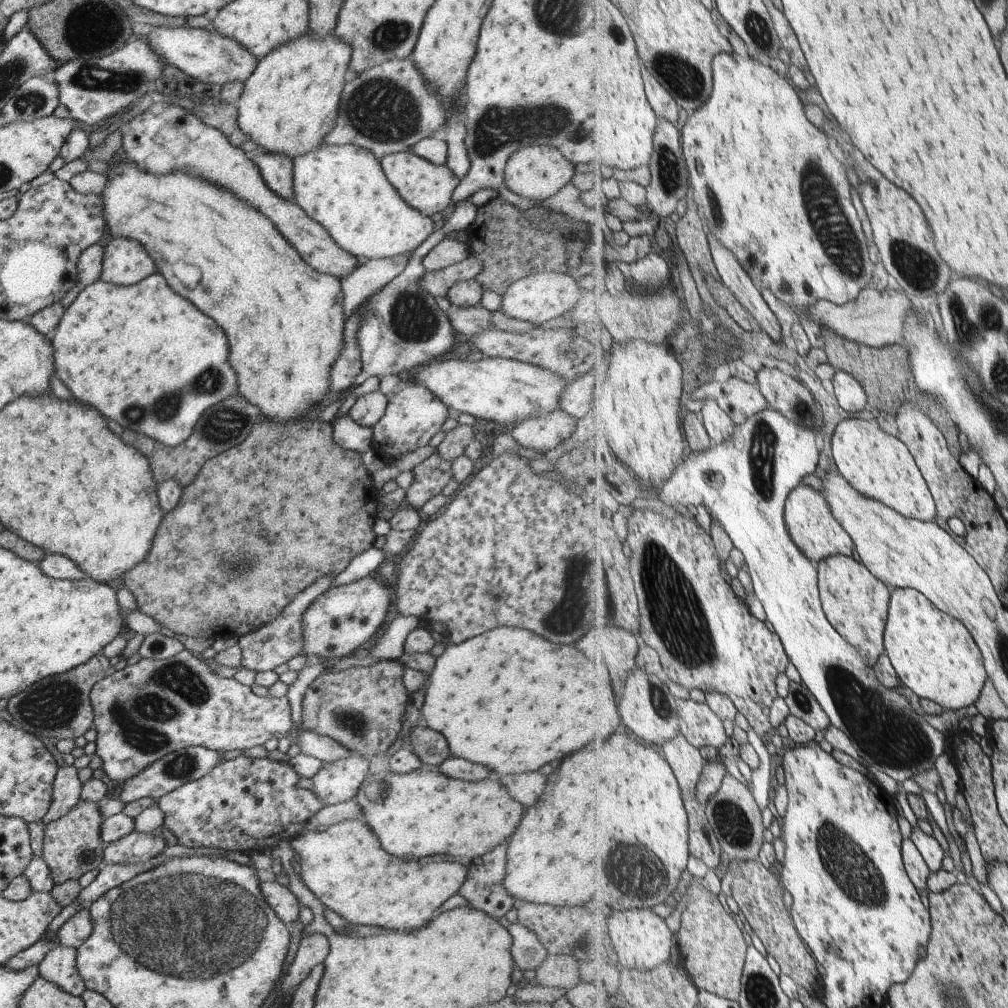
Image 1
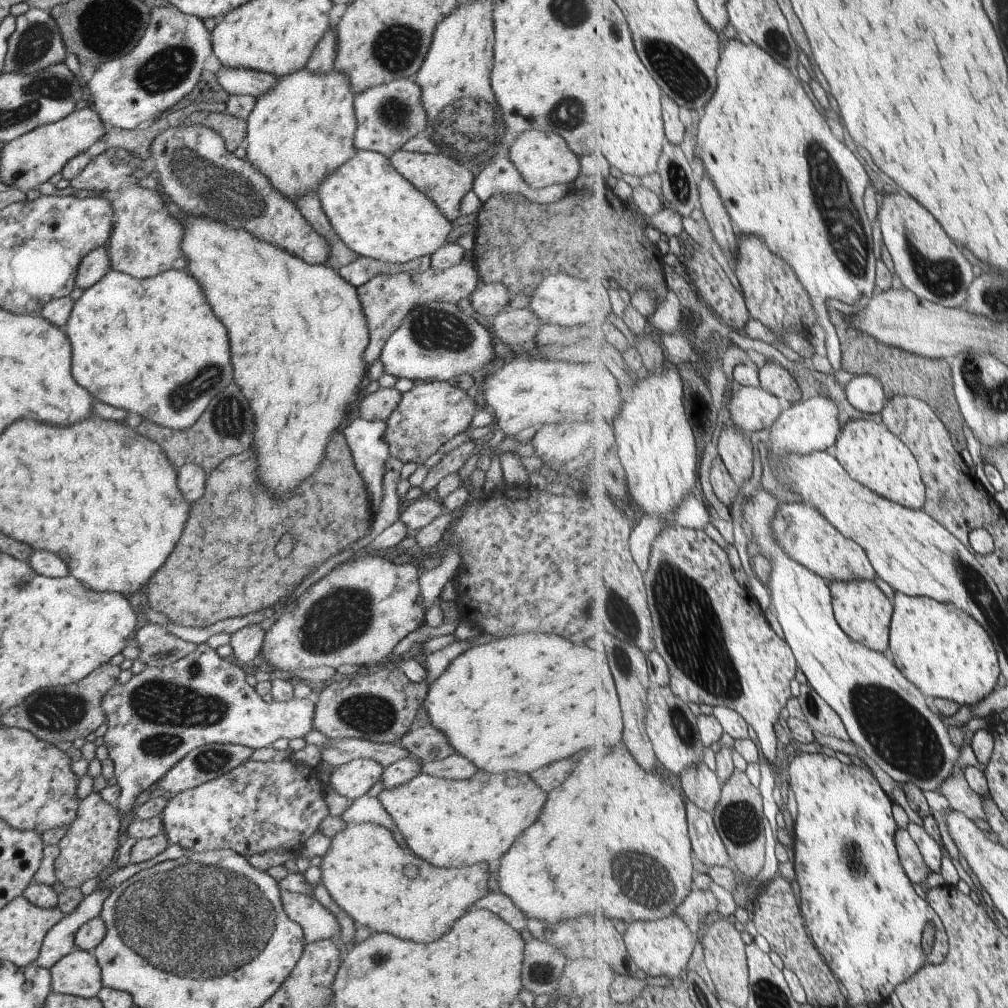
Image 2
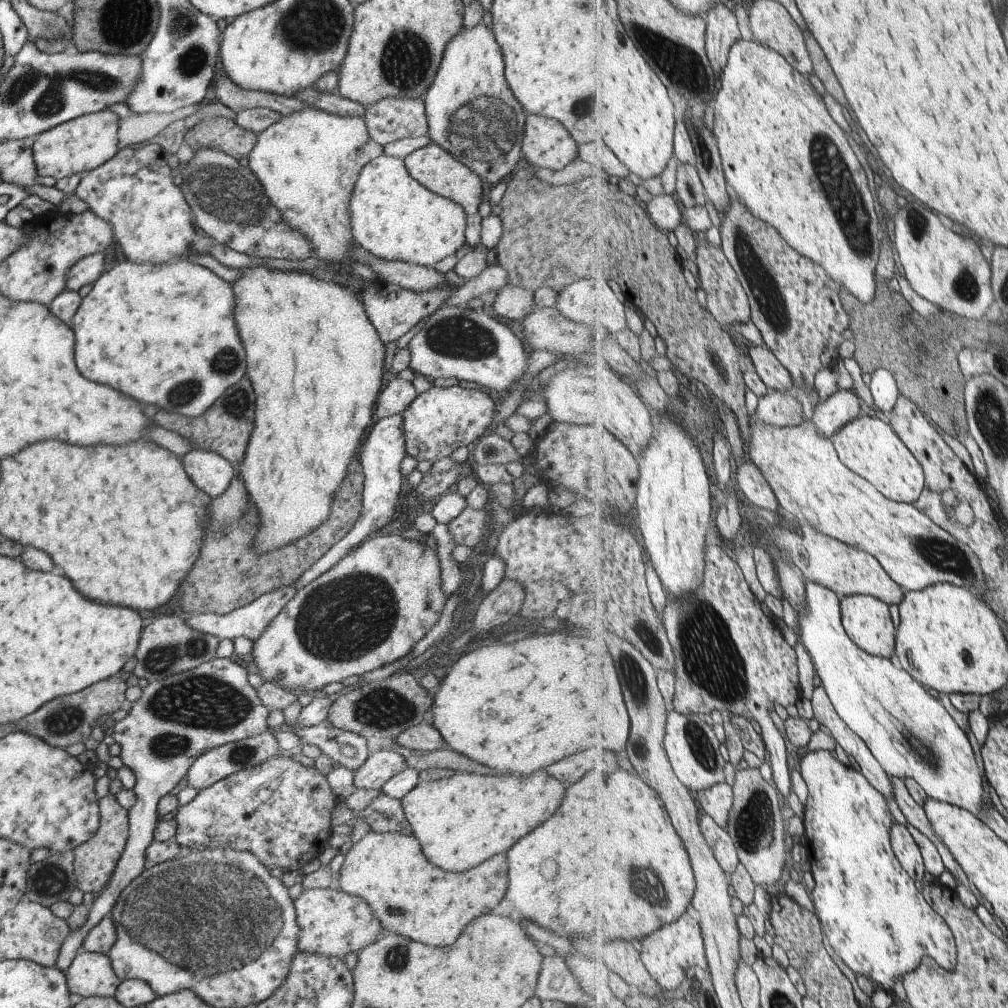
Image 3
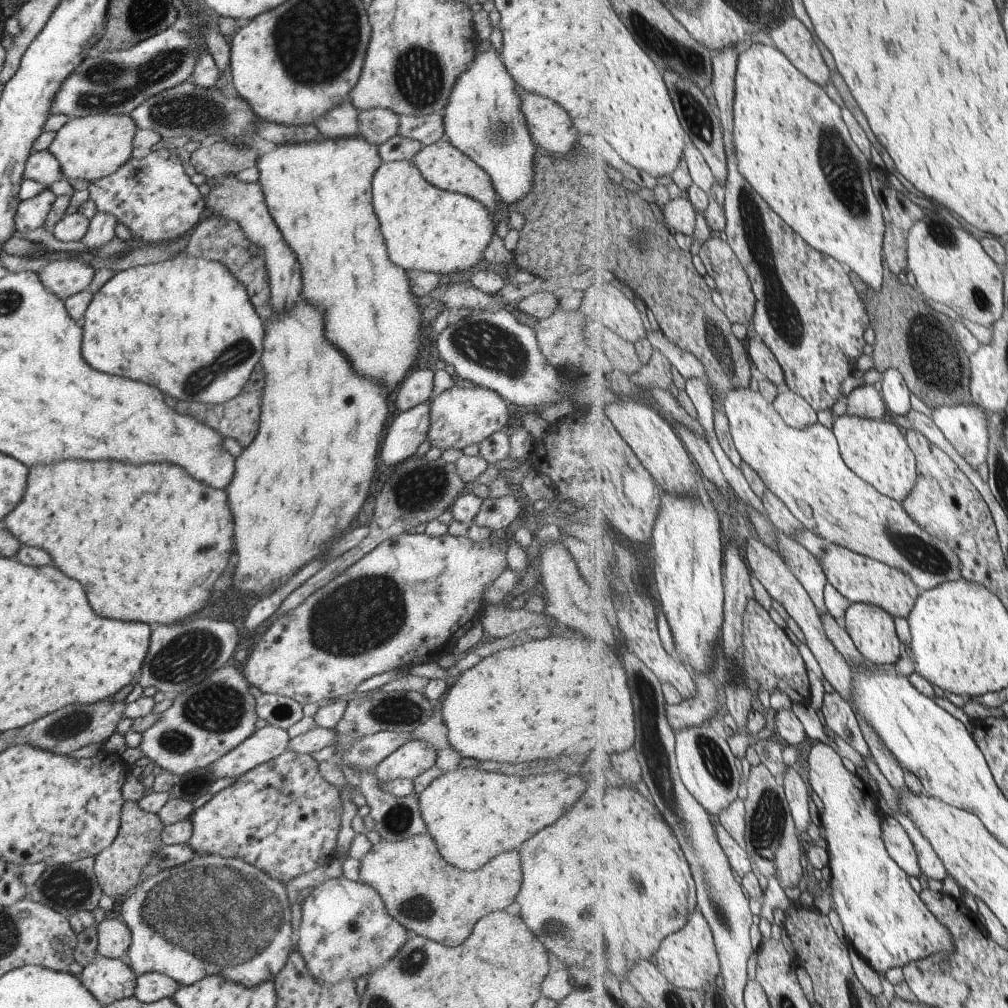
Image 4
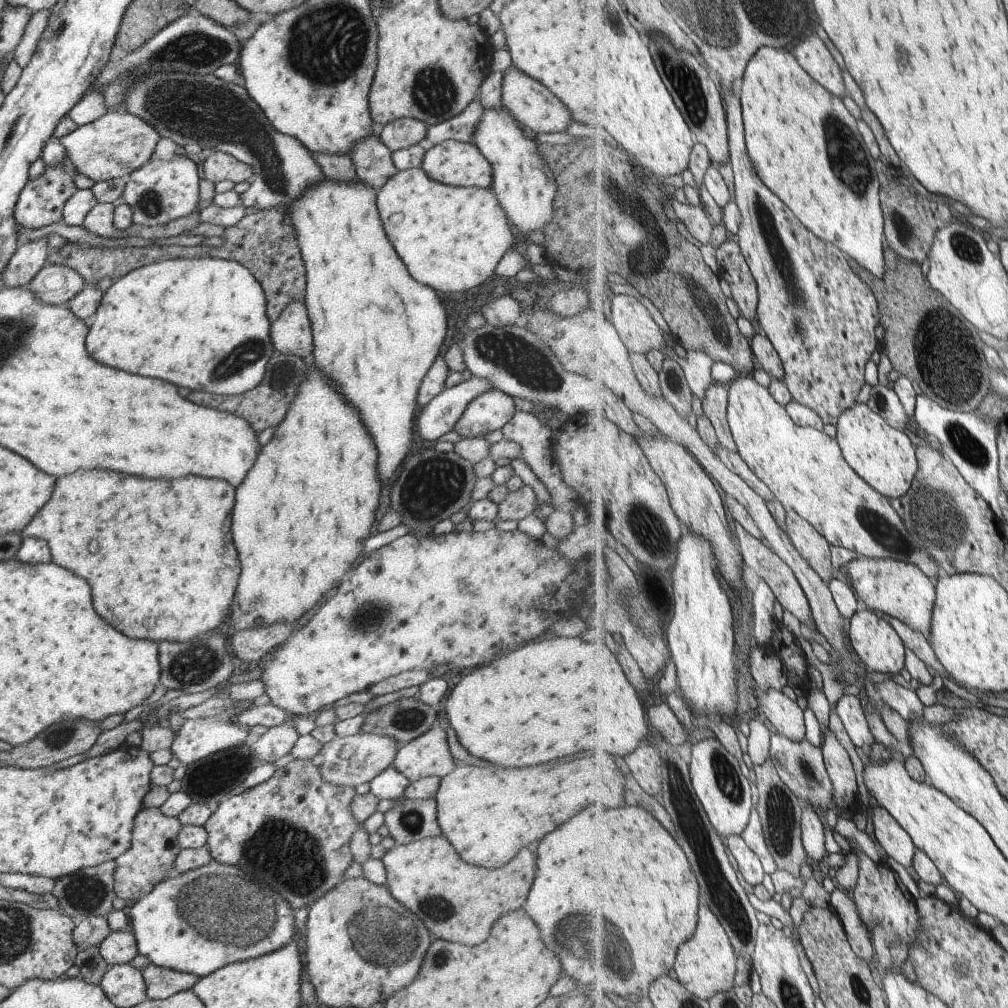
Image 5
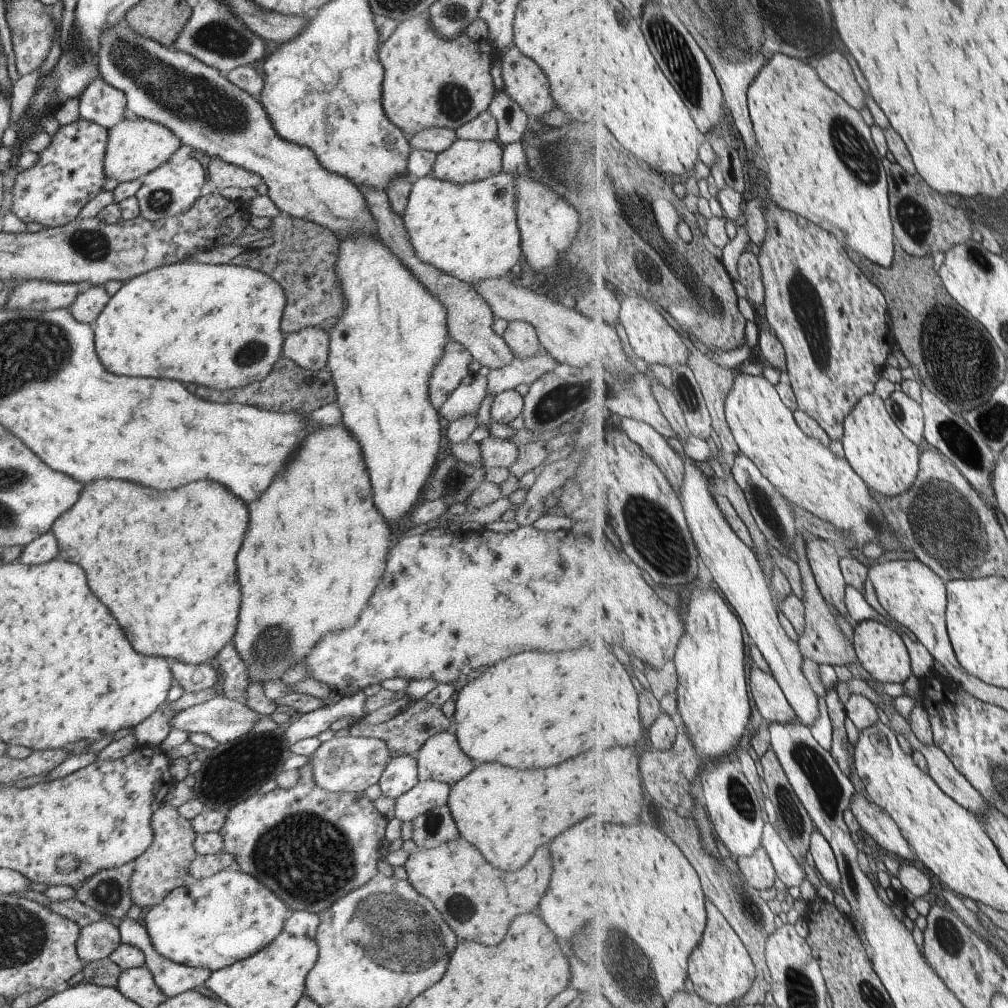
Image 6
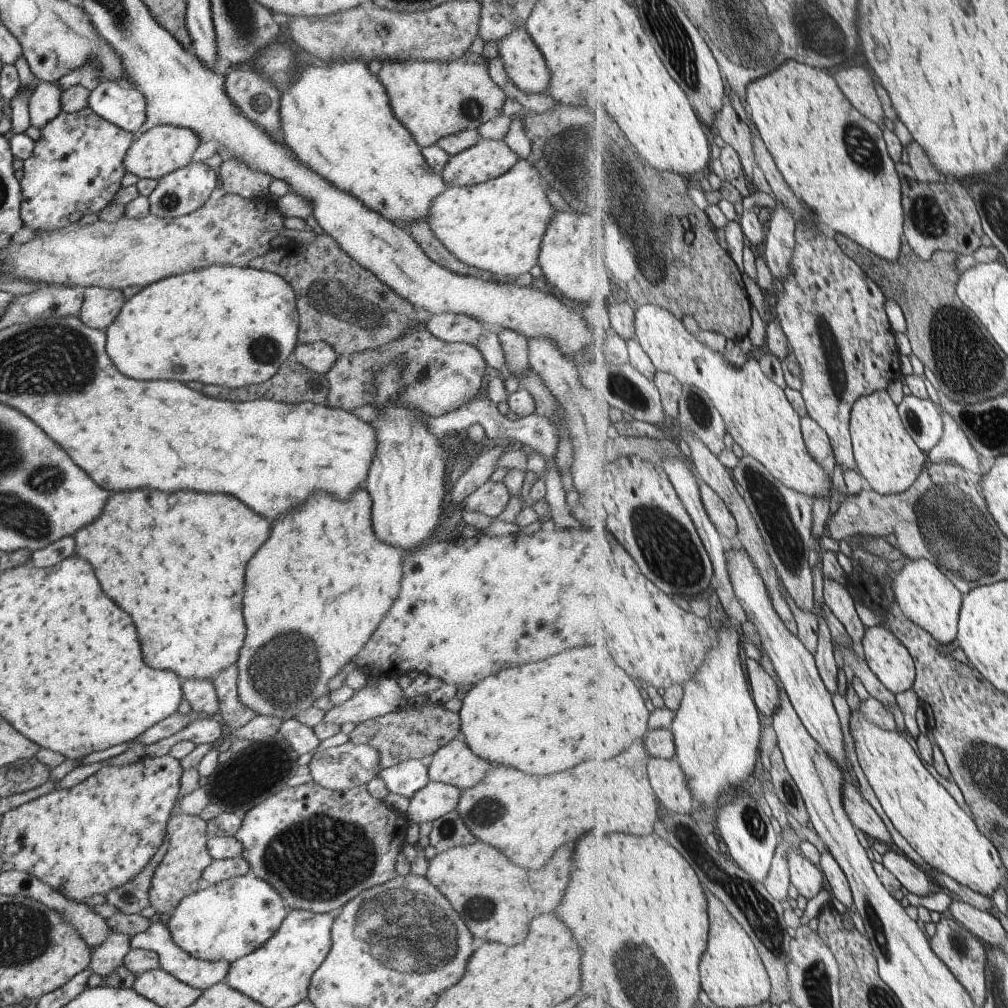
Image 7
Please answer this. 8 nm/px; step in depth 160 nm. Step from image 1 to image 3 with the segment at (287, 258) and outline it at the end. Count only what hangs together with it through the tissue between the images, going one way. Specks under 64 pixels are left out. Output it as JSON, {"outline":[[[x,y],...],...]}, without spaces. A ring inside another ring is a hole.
{"outline":[[[249,268],[249,270],[245,270],[245,274],[243,274],[243,278],[239,280],[239,282],[235,282],[233,284],[233,292],[235,292],[235,300],[237,300],[237,306],[235,306],[235,312],[233,312],[233,318],[235,318],[235,326],[237,326],[237,330],[239,330],[239,338],[241,338],[241,342],[243,342],[243,348],[245,348],[245,356],[247,356],[247,360],[245,360],[245,374],[247,374],[247,378],[251,380],[251,386],[253,386],[253,392],[255,392],[255,422],[253,422],[253,432],[251,432],[251,436],[249,436],[249,444],[247,444],[244,457],[240,460],[239,464],[237,464],[235,470],[236,475],[240,477],[241,482],[243,483],[247,498],[249,500],[253,500],[251,504],[255,504],[255,508],[257,508],[257,518],[259,518],[259,530],[255,532],[252,536],[252,543],[250,544],[250,552],[255,552],[255,554],[263,554],[263,552],[271,552],[271,550],[277,550],[277,548],[283,548],[283,546],[287,546],[287,544],[293,544],[295,540],[299,540],[299,538],[303,538],[305,534],[309,534],[311,530],[315,530],[325,518],[327,518],[327,514],[329,514],[329,506],[331,506],[331,498],[333,498],[333,490],[337,490],[339,486],[337,484],[341,484],[343,482],[343,478],[345,478],[345,474],[347,474],[347,464],[353,460],[353,456],[355,456],[355,450],[359,448],[359,444],[361,444],[361,440],[363,440],[363,436],[365,436],[365,428],[369,426],[369,424],[373,424],[374,421],[371,420],[371,416],[374,414],[374,407],[376,406],[376,401],[378,400],[378,394],[380,393],[379,388],[381,388],[381,377],[383,374],[383,358],[385,358],[385,353],[383,350],[383,342],[381,342],[377,331],[372,327],[372,324],[369,322],[367,315],[365,314],[365,309],[362,305],[361,292],[365,286],[365,281],[363,281],[363,286],[361,286],[361,290],[343,290],[343,288],[339,288],[337,284],[333,284],[333,282],[321,282],[321,280],[315,280],[315,278],[311,278],[311,276],[307,276],[307,274],[293,274],[293,272],[271,272],[271,270],[265,270],[265,268]]]}

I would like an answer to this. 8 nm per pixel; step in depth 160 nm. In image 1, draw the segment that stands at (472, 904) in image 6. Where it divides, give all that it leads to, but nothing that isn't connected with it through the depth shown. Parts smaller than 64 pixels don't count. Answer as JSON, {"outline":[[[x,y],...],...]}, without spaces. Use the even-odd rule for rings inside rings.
{"outline":[[[343,821],[323,832],[304,829],[290,841],[299,855],[300,880],[329,908],[347,923],[381,926],[387,930],[411,932],[433,919],[433,912],[453,894],[466,879],[468,862],[437,858],[435,862],[415,862],[395,858],[379,848],[377,836],[369,832],[366,822]]]}

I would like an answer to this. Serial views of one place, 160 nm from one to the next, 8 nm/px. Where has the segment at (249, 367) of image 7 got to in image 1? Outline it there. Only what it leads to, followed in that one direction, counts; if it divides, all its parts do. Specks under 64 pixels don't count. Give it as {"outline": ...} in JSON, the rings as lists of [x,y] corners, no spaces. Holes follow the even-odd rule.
{"outline":[[[151,274],[133,286],[115,286],[101,280],[85,285],[64,309],[51,344],[55,374],[77,400],[97,408],[123,428],[143,432],[168,447],[191,434],[205,408],[235,392],[235,372],[227,362],[225,334],[189,300],[171,292],[161,274]]]}

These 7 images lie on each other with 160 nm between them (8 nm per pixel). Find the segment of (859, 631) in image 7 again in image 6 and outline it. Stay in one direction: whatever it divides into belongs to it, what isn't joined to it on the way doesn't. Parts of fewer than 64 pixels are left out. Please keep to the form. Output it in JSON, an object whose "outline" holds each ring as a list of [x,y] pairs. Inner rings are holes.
{"outline":[[[815,538],[807,543],[807,548],[810,565],[823,598],[831,608],[853,620],[846,605],[846,580],[833,543]]]}

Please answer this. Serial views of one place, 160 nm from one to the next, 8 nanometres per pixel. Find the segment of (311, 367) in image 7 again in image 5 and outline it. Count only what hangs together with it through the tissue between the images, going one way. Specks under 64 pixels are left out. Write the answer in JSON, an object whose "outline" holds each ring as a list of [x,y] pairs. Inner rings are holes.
{"outline":[[[299,301],[290,302],[280,315],[270,322],[269,336],[273,350],[281,354],[295,354],[299,358],[311,358],[310,320],[306,308]]]}

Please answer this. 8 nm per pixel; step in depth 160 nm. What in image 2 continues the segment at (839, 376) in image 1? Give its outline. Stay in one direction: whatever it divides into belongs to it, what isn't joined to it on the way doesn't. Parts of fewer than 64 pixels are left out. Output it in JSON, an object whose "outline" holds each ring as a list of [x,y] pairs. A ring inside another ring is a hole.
{"outline":[[[856,375],[844,389],[851,406],[862,412],[881,413],[888,400],[877,376]]]}

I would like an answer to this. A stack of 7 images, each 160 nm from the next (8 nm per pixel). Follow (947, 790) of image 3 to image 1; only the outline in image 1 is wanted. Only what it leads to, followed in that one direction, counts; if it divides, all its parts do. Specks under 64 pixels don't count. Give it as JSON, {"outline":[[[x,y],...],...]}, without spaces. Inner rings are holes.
{"outline":[[[773,408],[761,411],[752,417],[749,417],[749,420],[746,420],[740,425],[736,424],[736,432],[730,437],[728,441],[722,443],[721,445],[713,443],[713,446],[709,450],[705,450],[702,453],[693,453],[689,452],[687,459],[679,468],[675,468],[675,472],[671,474],[669,480],[665,480],[661,485],[659,492],[659,500],[670,507],[674,507],[673,504],[669,504],[673,498],[677,498],[679,492],[687,492],[691,494],[693,498],[692,506],[697,506],[699,504],[704,505],[712,518],[715,518],[723,527],[725,533],[732,542],[733,547],[744,552],[746,561],[747,561],[747,574],[750,577],[752,583],[752,592],[756,595],[760,601],[762,608],[764,610],[766,620],[768,620],[774,632],[781,638],[781,644],[787,652],[787,658],[789,662],[796,668],[800,681],[805,685],[806,688],[809,688],[809,692],[814,694],[819,701],[819,704],[823,706],[825,712],[829,715],[833,726],[841,730],[849,739],[851,744],[856,750],[859,748],[865,748],[863,752],[859,750],[858,754],[861,754],[869,764],[881,764],[877,766],[881,772],[889,775],[897,783],[905,782],[905,780],[914,779],[916,776],[922,775],[924,772],[929,772],[935,768],[935,760],[941,758],[947,750],[945,746],[945,734],[939,732],[935,726],[931,726],[929,722],[921,719],[921,716],[915,712],[915,707],[911,704],[911,701],[904,695],[901,694],[895,687],[889,688],[885,684],[881,684],[875,676],[875,668],[848,640],[845,640],[844,636],[841,636],[841,633],[831,624],[831,621],[826,615],[822,598],[820,595],[820,578],[818,575],[817,564],[812,560],[809,560],[808,556],[805,556],[804,552],[801,552],[801,549],[797,546],[797,543],[792,539],[790,535],[788,524],[786,523],[785,511],[787,499],[794,488],[797,488],[798,485],[801,485],[803,478],[809,476],[809,474],[815,474],[817,472],[817,466],[819,466],[819,451],[821,450],[821,436],[820,430],[812,429],[796,422],[790,421],[785,415],[782,415],[781,412]]]}

